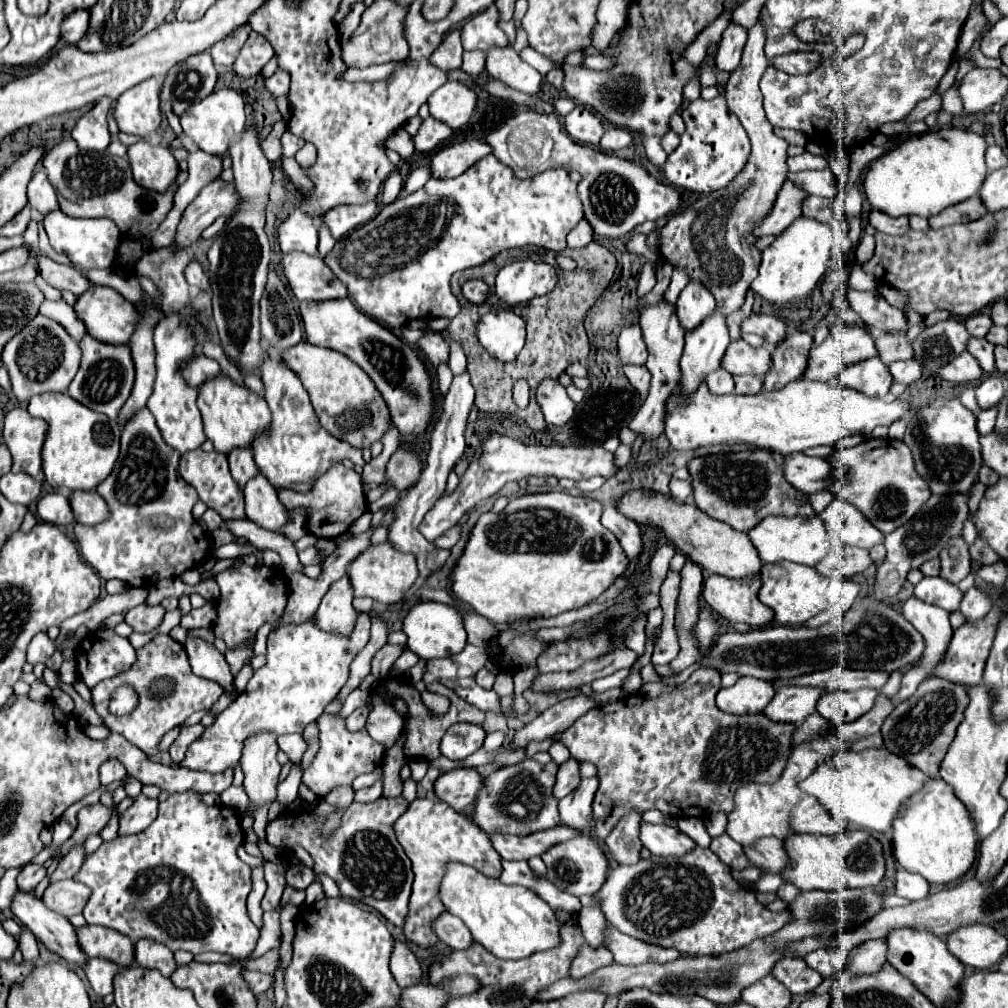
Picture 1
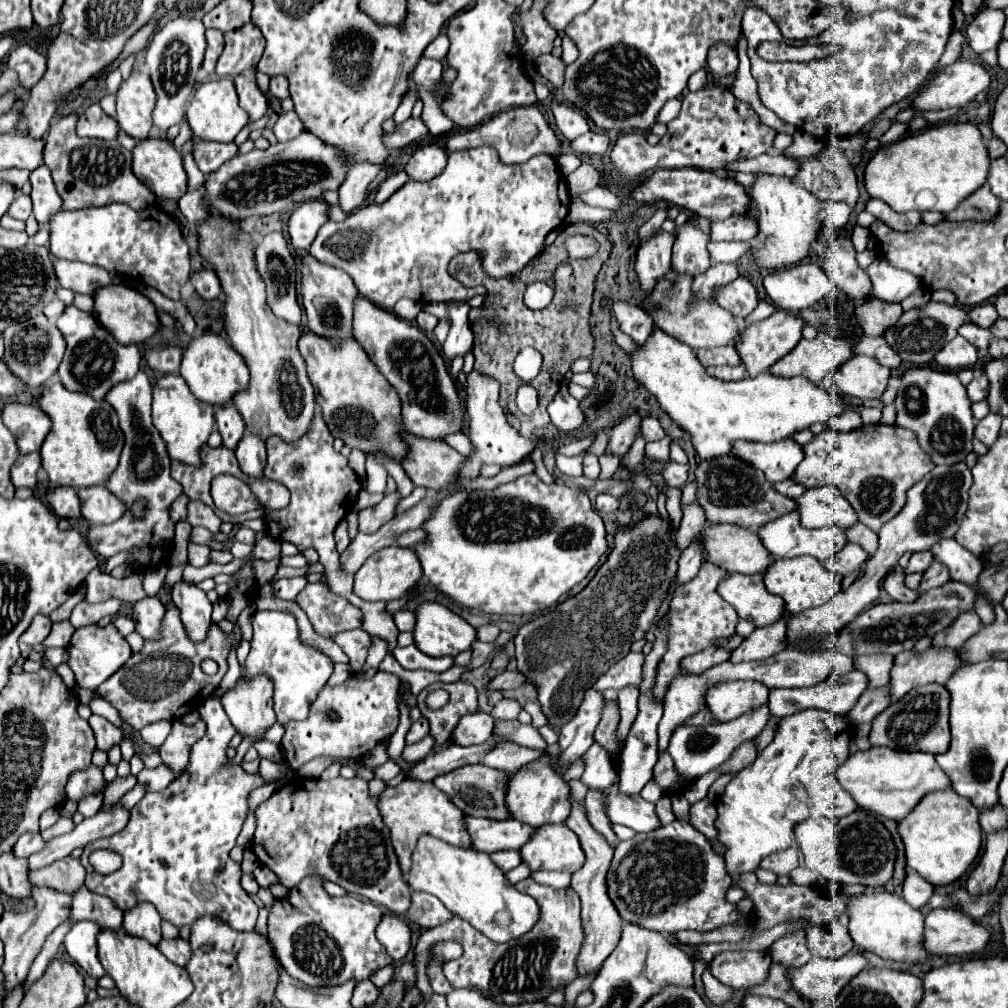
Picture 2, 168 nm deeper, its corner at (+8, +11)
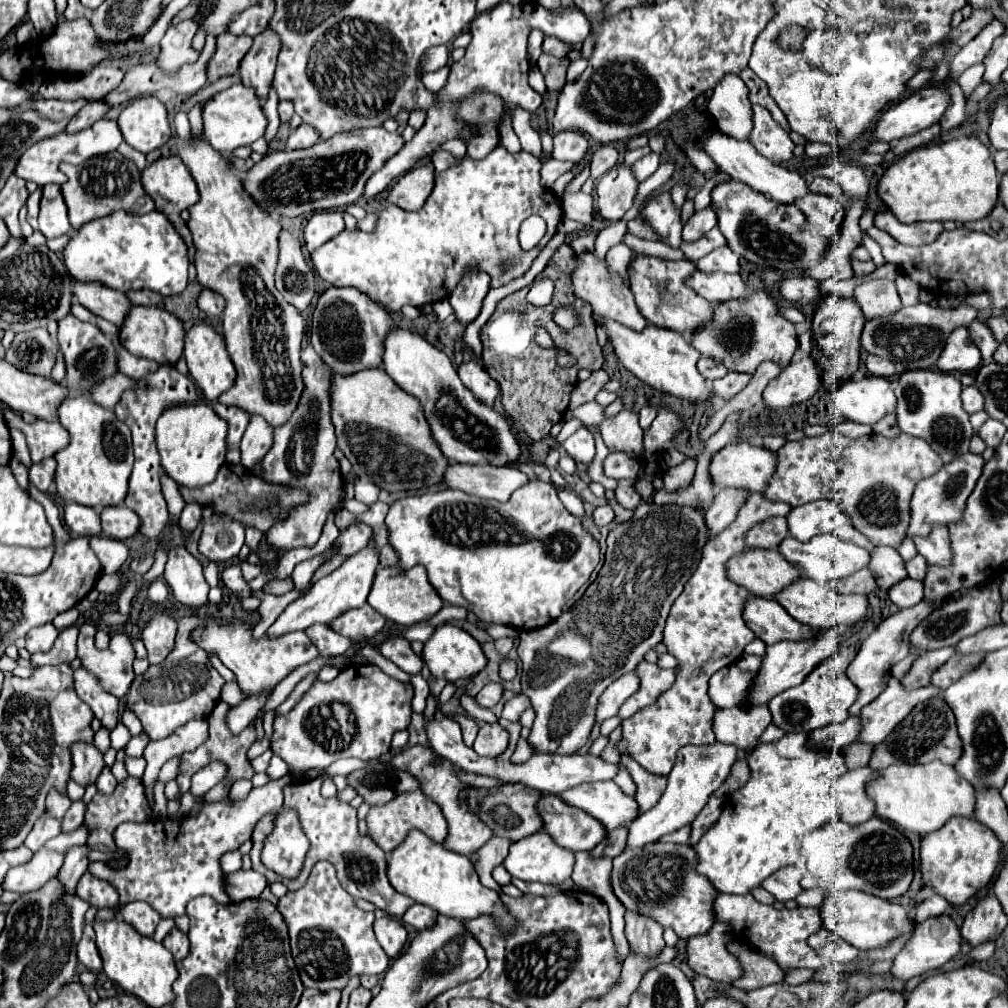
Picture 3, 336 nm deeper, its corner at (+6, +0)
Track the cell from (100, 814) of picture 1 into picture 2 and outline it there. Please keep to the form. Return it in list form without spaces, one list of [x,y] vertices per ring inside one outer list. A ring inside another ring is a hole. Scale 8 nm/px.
[[[90,766],[88,770],[72,774],[66,786],[66,796],[74,802],[80,802],[88,794],[100,794],[106,786],[106,780],[102,776],[102,770],[96,766]]]

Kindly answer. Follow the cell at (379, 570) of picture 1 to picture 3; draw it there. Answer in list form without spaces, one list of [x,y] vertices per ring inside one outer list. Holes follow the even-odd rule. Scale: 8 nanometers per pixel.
[[[416,565],[412,569],[400,569],[400,567],[380,567],[372,585],[372,591],[368,595],[368,603],[386,619],[402,625],[412,627],[416,623],[430,621],[444,605],[436,589],[430,585],[426,577],[426,569],[422,565]]]

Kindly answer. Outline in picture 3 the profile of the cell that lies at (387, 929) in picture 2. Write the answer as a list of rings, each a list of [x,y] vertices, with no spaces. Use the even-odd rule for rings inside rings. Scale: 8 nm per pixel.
[[[380,915],[374,921],[374,933],[388,957],[398,957],[408,939],[404,925],[396,917],[390,917],[390,915]]]

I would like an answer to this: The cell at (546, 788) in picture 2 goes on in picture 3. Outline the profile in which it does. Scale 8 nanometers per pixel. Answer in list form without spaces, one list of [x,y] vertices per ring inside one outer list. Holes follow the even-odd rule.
[[[546,795],[538,809],[542,809],[544,829],[560,847],[590,851],[606,837],[606,827],[600,821],[580,809],[570,809],[556,795]]]

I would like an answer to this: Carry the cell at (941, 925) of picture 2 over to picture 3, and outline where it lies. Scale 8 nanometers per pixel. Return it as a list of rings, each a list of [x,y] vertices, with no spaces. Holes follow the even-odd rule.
[[[938,915],[938,917],[930,917],[924,923],[916,925],[916,931],[912,935],[912,939],[904,945],[904,949],[894,957],[892,961],[892,969],[890,969],[890,977],[898,979],[898,981],[908,981],[912,977],[920,977],[928,971],[940,969],[942,965],[946,965],[950,959],[956,957],[956,953],[960,951],[960,931],[954,925],[954,921],[948,915]]]

